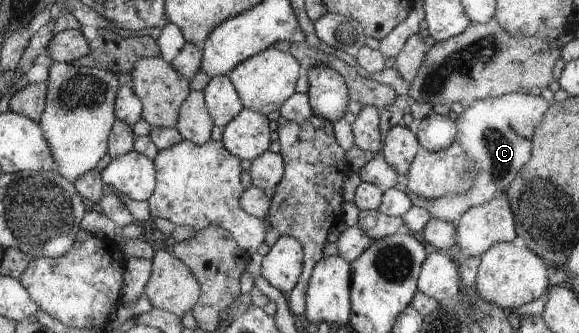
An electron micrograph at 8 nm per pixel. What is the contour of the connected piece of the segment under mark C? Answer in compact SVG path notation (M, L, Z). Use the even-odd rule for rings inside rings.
M515 92L498 98L487 98L475 102L463 113L454 116L457 126L456 141L464 146L465 151L474 159L474 182L471 189L463 196L445 196L437 199L420 198L404 185L402 180L397 187L411 198L415 206L426 209L433 218L457 222L467 210L493 201L505 193L519 169L532 156L532 135L537 124L551 104L541 96Z

